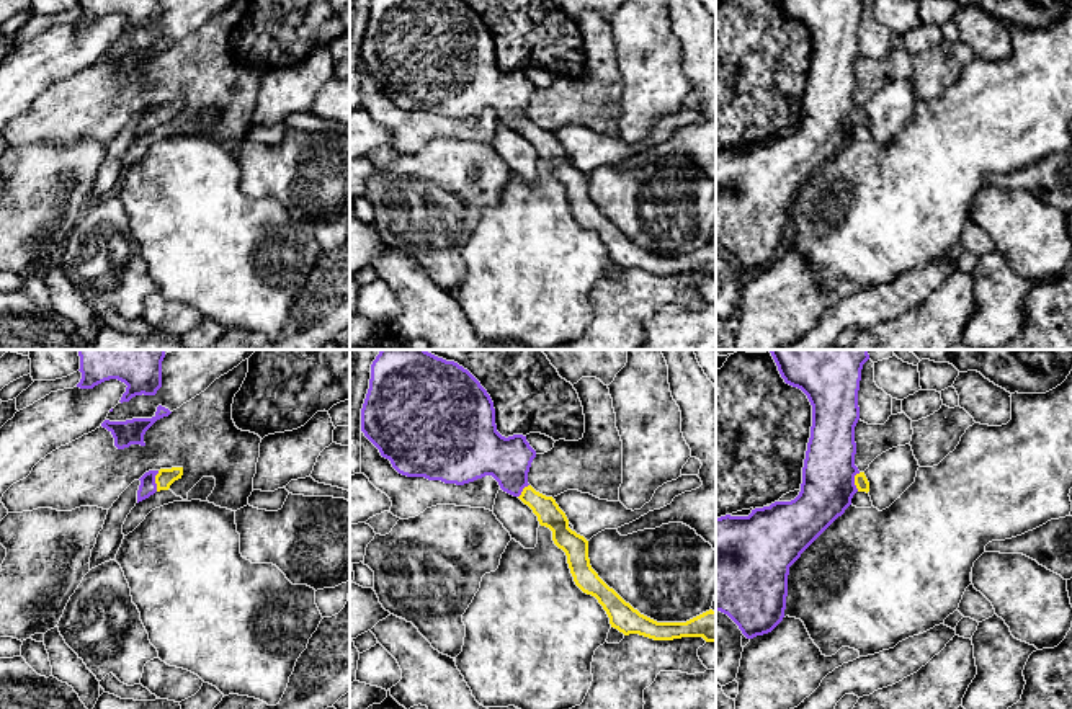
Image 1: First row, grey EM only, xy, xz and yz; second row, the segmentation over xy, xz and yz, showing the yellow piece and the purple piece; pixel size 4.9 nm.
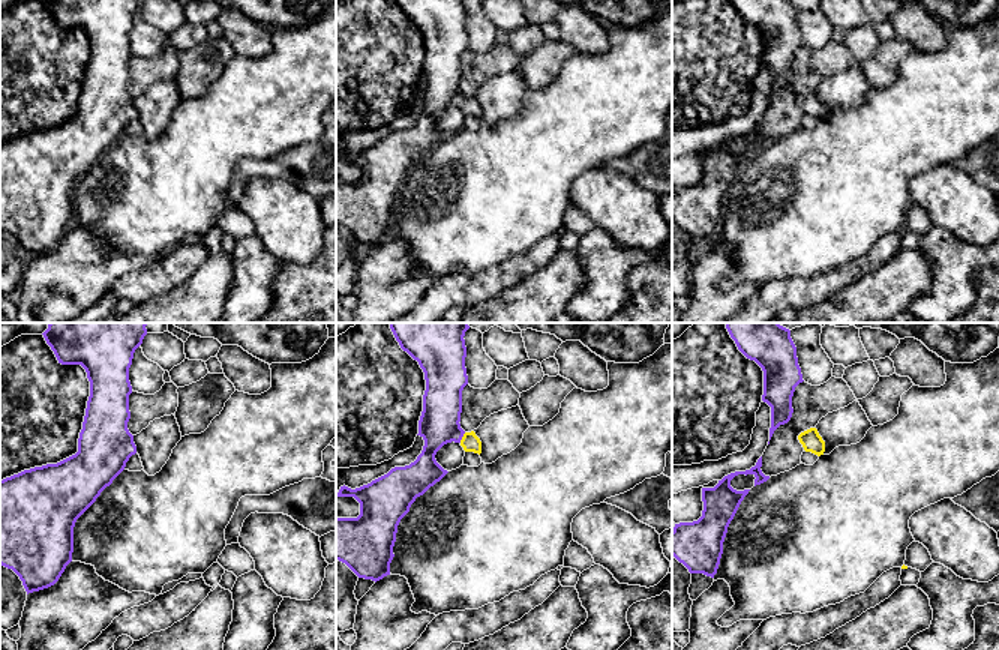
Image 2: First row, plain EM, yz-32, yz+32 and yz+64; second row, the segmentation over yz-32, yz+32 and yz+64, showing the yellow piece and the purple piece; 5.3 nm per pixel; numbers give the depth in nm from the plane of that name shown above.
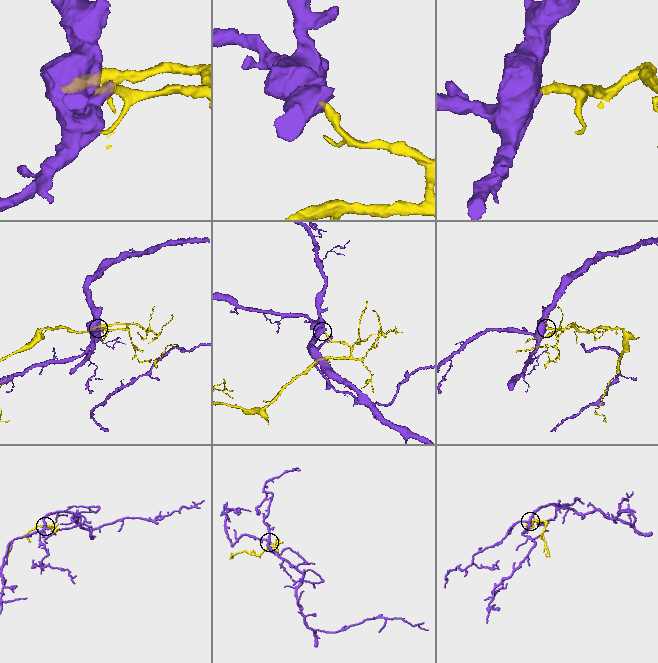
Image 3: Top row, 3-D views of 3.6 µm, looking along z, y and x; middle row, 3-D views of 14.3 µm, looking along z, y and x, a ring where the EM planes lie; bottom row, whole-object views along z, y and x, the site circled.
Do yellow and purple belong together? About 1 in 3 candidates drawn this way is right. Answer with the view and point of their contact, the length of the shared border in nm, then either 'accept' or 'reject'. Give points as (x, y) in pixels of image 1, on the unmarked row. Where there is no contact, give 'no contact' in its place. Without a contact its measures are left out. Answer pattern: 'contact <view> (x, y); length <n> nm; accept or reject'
contact xy (156, 115); length 110 nm; accept

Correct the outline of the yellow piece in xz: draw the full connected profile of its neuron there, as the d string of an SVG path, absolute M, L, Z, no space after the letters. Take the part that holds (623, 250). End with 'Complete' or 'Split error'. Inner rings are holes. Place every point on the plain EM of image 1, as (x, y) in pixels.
M371 0L361 65L407 111L464 119L492 109L552 165L567 190L575 219L598 234L611 261L654 274L703 271L716 276L716 245L686 256L657 256L610 222L592 203L588 175L569 162L552 131L528 118L536 85L523 69L502 70L495 42L480 16L462 0Z. Split error

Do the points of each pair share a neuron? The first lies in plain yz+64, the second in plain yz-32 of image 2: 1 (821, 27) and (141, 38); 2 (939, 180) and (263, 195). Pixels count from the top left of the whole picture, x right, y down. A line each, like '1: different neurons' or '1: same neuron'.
1: same neuron
2: same neuron

